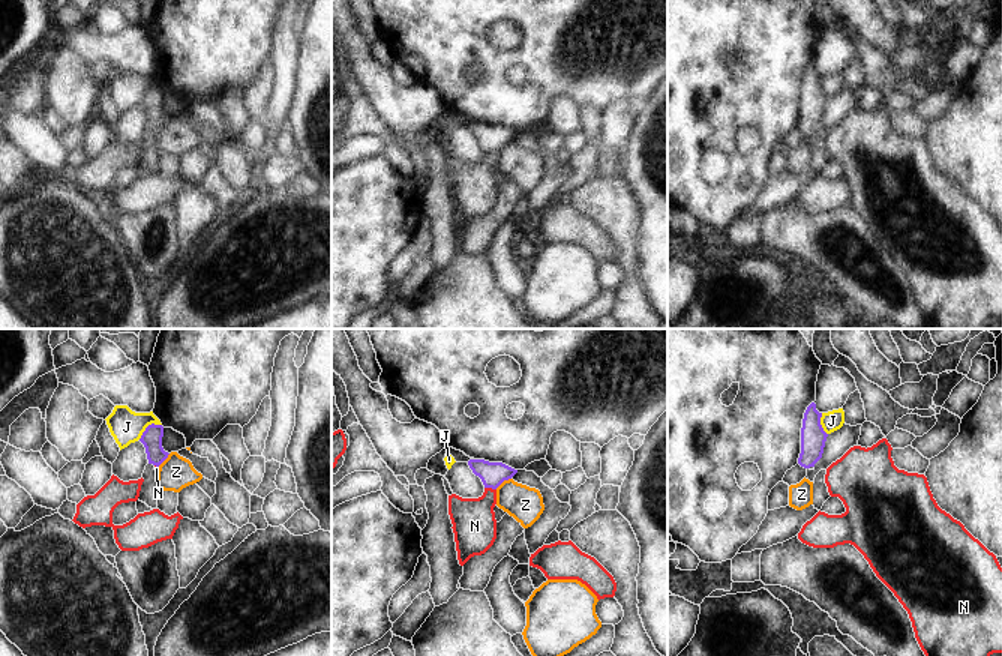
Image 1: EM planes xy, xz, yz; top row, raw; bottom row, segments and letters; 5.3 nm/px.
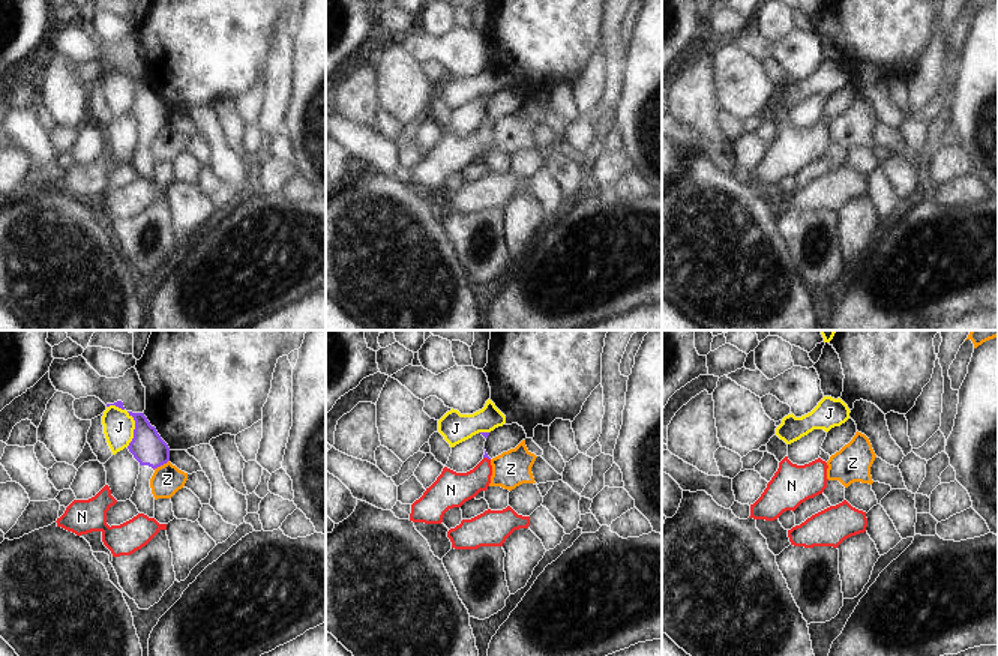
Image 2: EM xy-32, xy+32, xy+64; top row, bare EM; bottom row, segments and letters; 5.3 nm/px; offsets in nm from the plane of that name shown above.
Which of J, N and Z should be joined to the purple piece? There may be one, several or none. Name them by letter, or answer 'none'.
none

